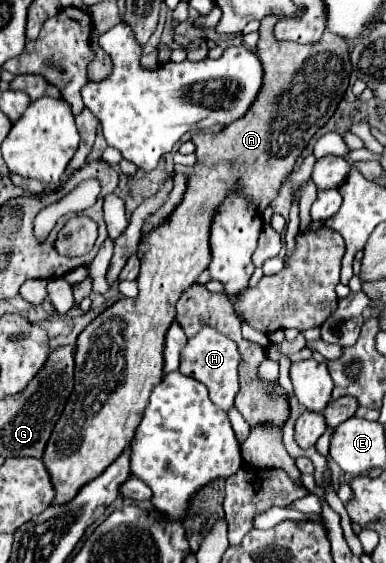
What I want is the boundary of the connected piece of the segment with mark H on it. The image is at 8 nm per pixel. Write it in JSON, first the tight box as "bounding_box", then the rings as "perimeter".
{"bounding_box":[179,326,239,410],"perimeter":[[[205,326],[197,336],[189,338],[187,346],[181,350],[179,372],[203,382],[209,390],[209,398],[213,400],[213,404],[223,410],[229,410],[233,406],[235,394],[239,392],[237,366],[239,366],[239,352],[235,348],[235,342],[223,334],[217,334],[217,330]]]}

